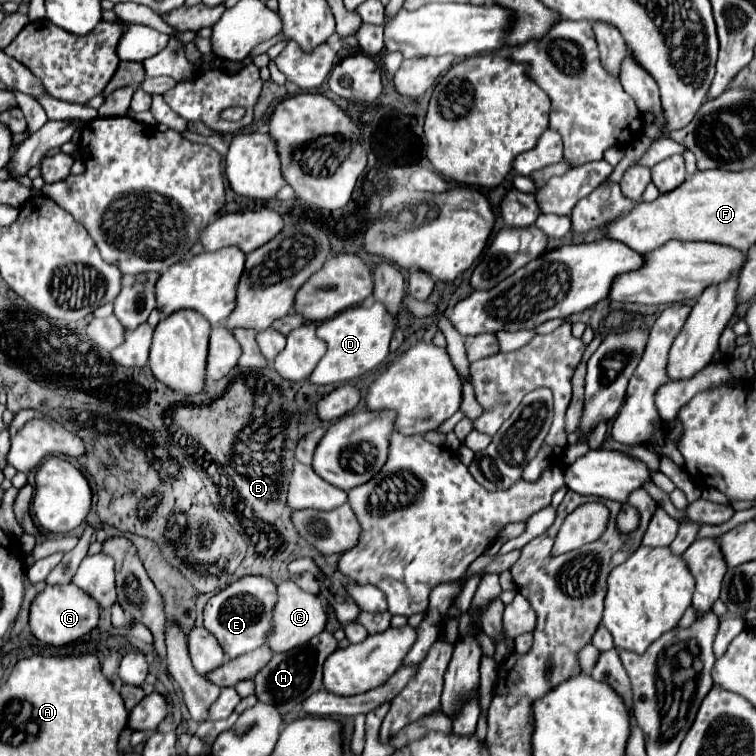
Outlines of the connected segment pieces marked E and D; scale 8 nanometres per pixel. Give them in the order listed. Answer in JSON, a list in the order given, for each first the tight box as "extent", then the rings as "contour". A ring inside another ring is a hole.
[{"extent":[205,575,277,657],"contour":[[[245,575],[225,587],[221,593],[209,599],[205,607],[205,629],[211,631],[225,653],[229,657],[239,657],[245,655],[261,645],[265,645],[269,627],[271,627],[271,613],[277,603],[277,585],[263,575]]]},{"extent":[309,301,397,385],"contour":[[[375,301],[369,309],[359,305],[359,307],[337,313],[329,321],[319,323],[317,335],[327,343],[327,353],[317,363],[309,381],[317,383],[317,385],[347,383],[347,381],[375,369],[389,355],[389,343],[395,333],[395,321],[397,321],[395,315],[391,315],[383,303]]]}]

